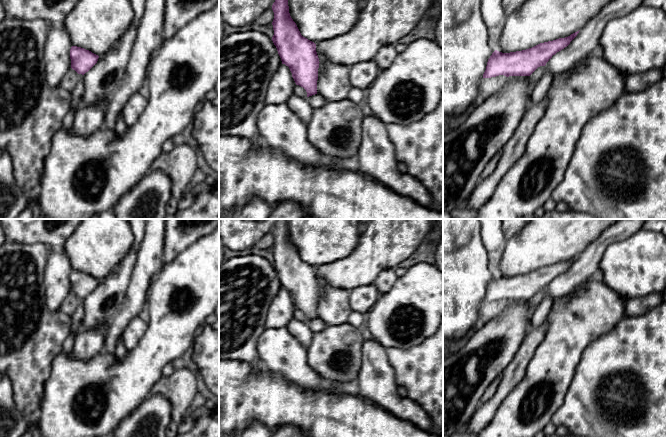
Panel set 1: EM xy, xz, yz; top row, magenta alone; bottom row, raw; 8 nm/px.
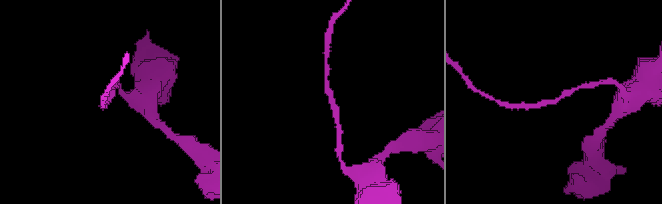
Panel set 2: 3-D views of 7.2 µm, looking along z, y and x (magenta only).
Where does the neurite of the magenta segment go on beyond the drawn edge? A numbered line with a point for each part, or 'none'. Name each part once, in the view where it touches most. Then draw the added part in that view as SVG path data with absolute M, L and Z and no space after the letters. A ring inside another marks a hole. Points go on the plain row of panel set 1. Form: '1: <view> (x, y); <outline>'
none

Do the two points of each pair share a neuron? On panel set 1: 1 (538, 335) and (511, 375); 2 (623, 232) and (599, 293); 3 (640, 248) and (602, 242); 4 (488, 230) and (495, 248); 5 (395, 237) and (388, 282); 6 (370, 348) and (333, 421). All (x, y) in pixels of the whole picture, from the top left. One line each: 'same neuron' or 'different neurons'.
1: same neuron
2: different neurons
3: different neurons
4: same neuron
5: different neurons
6: different neurons

